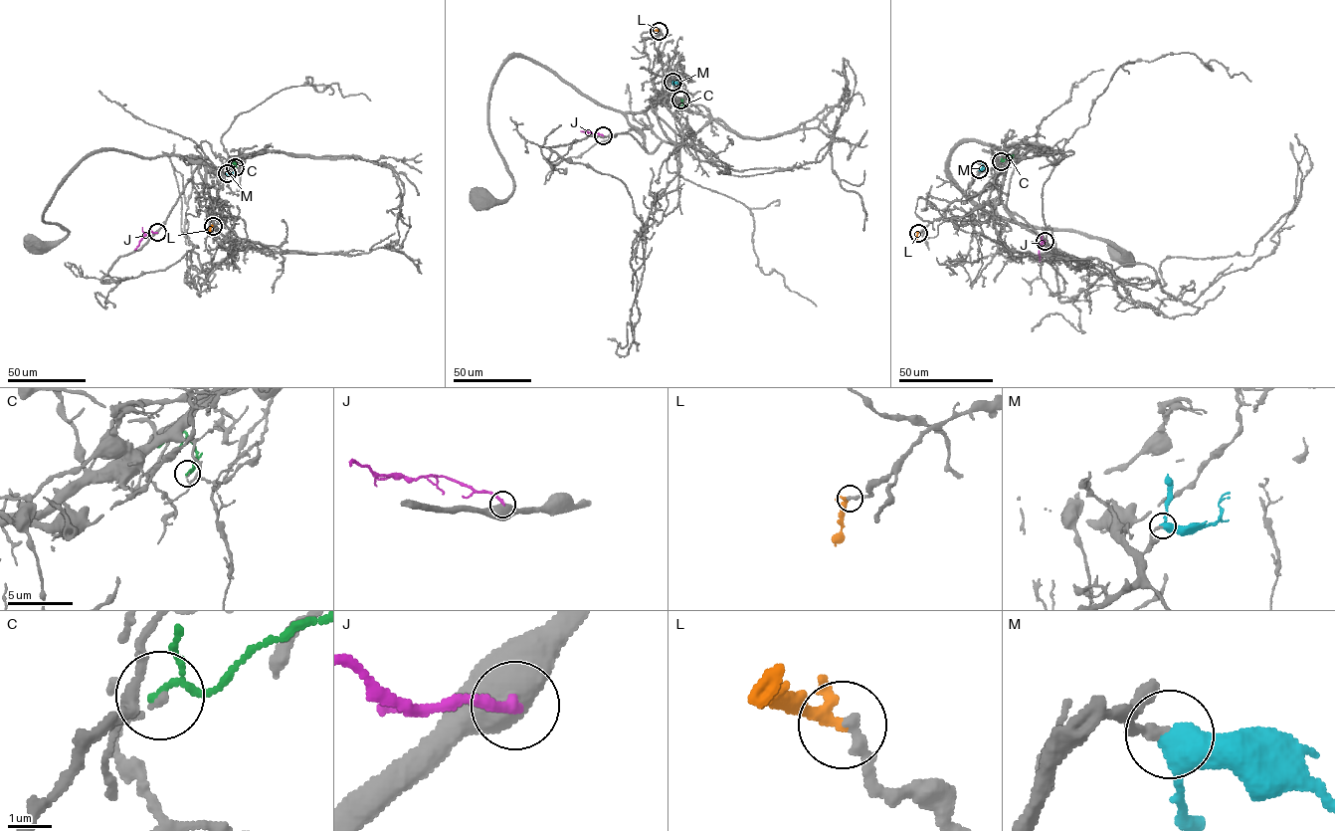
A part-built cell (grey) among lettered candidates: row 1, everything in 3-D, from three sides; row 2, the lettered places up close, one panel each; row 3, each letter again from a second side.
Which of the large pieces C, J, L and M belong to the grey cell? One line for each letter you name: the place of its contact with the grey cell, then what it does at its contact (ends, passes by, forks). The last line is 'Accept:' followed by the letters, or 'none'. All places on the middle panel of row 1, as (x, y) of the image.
L: contact (659, 31); it ends
M: contact (672, 82); it passes by
Accept: L, M

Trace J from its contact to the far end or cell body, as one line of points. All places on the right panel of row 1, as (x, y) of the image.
J: (1045, 241), (1041, 240), (1039, 262)

